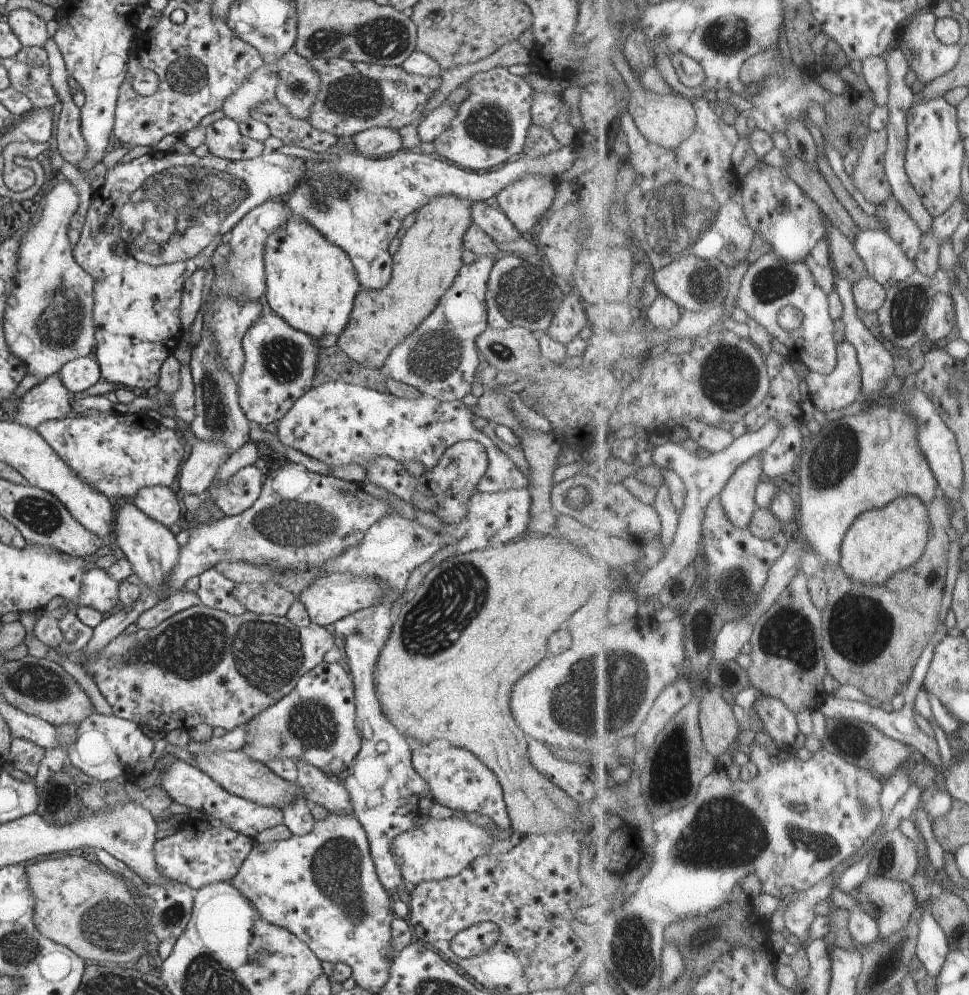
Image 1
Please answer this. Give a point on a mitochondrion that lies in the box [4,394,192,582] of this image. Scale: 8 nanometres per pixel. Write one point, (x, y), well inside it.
(42, 516)

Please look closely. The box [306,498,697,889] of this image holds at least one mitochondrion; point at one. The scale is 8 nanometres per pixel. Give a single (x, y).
(608, 693)

